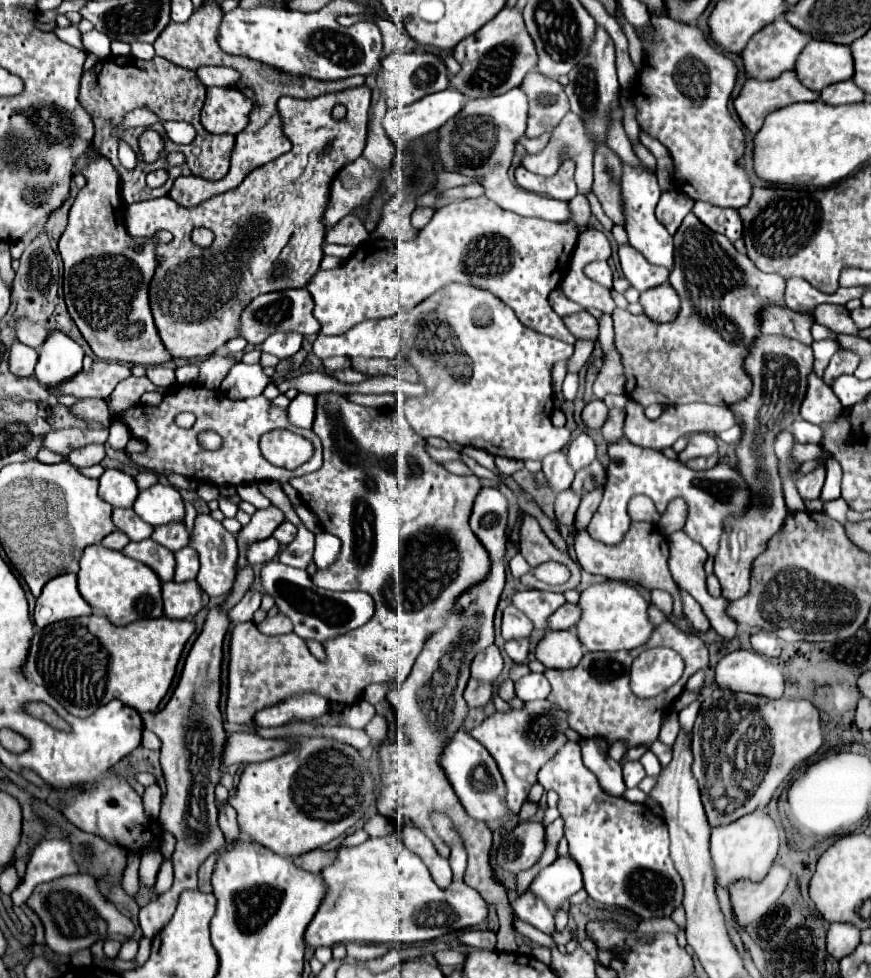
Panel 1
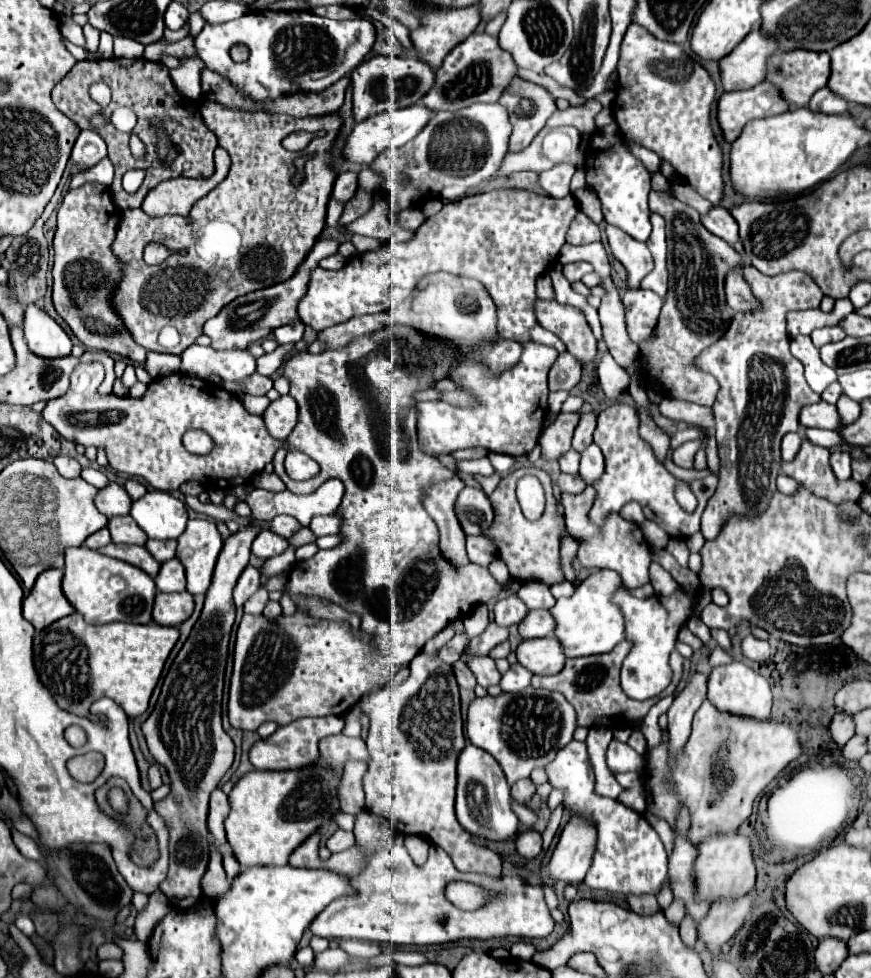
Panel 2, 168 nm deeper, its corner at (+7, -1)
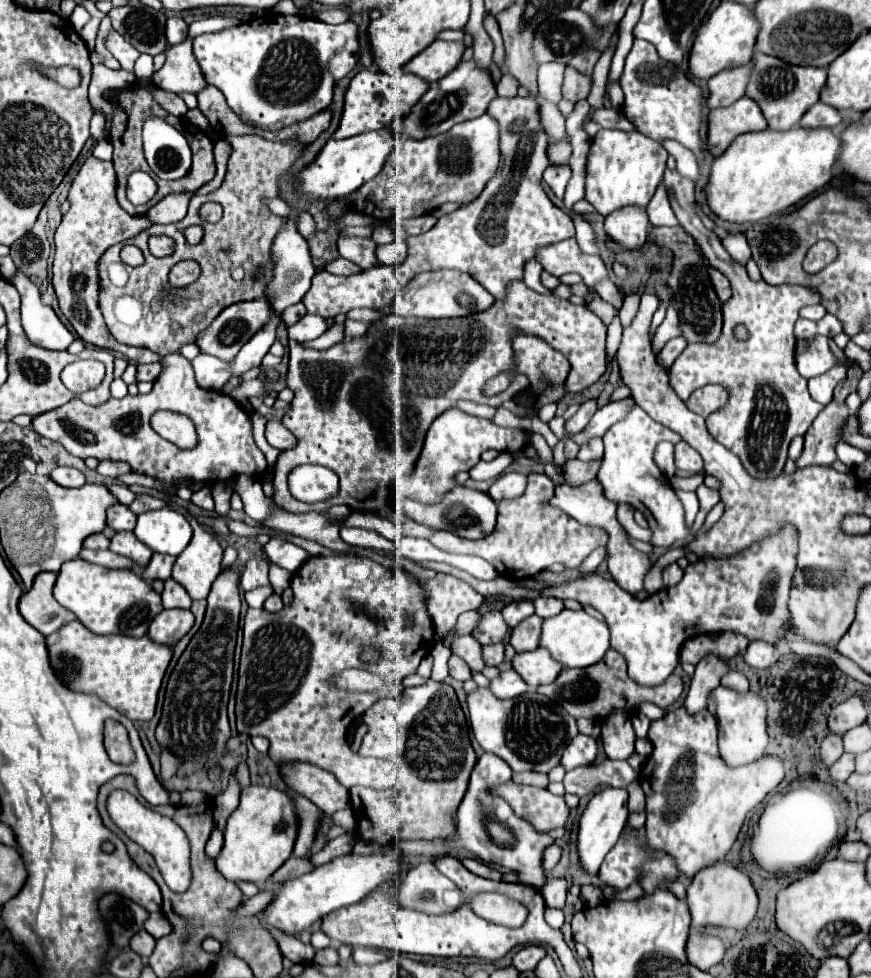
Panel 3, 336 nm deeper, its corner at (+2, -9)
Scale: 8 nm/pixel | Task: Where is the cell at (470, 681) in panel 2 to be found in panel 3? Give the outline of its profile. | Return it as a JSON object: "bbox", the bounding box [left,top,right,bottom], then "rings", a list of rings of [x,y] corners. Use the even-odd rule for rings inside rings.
{"bbox":[449,655,471,681],"rings":[[[451,655],[449,659],[449,675],[457,681],[467,681],[471,679],[471,669],[467,669],[467,663],[461,657]]]}

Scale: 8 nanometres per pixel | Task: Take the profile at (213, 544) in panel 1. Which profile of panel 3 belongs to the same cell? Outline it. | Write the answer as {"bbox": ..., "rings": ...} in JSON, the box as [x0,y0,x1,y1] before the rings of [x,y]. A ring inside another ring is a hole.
{"bbox":[171,521,223,597],"rings":[[[191,521],[191,525],[191,545],[187,545],[187,549],[177,557],[171,577],[183,583],[191,597],[207,597],[221,571],[223,547],[215,535],[205,531],[197,521]]]}

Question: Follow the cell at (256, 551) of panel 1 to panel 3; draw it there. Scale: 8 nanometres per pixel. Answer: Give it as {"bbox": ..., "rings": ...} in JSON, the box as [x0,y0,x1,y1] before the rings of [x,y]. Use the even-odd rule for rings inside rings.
{"bbox":[263,539,309,573],"rings":[[[271,539],[265,547],[263,547],[265,555],[269,557],[271,563],[295,573],[307,559],[309,559],[309,553],[289,541],[281,541],[281,539]]]}

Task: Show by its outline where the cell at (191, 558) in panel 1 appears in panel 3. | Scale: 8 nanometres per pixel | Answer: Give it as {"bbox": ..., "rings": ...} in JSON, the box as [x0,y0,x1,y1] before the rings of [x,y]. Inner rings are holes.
{"bbox":[161,579,191,609],"rings":[[[167,579],[165,581],[165,589],[161,593],[163,599],[163,607],[171,609],[171,607],[183,607],[189,609],[191,607],[191,597],[189,593],[183,589],[183,585],[179,585],[175,579]]]}

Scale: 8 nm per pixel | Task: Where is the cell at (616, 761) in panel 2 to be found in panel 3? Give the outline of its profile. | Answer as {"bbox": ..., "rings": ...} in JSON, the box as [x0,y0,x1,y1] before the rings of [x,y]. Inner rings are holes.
{"bbox":[601,713,635,761],"rings":[[[611,713],[601,727],[605,753],[611,761],[627,761],[635,753],[635,733],[629,713]]]}

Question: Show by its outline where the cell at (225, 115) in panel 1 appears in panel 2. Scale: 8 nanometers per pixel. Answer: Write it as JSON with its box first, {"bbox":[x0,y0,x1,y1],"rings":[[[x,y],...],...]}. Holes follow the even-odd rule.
{"bbox":[110,103,342,355],"rings":[[[204,103],[200,111],[206,127],[210,127],[210,131],[218,137],[218,143],[232,157],[232,165],[226,179],[194,203],[192,223],[188,223],[188,219],[180,215],[148,217],[142,209],[126,209],[116,239],[112,243],[112,251],[122,263],[122,277],[114,287],[110,307],[118,313],[118,317],[122,317],[122,323],[126,325],[130,335],[134,335],[134,341],[138,345],[158,353],[180,355],[188,345],[194,343],[198,335],[202,335],[204,321],[214,317],[224,305],[250,291],[258,291],[290,279],[300,267],[300,263],[306,259],[308,251],[312,249],[326,225],[326,203],[332,193],[332,183],[336,179],[336,173],[330,169],[328,151],[342,125],[342,119],[338,115],[294,119],[290,115],[270,115],[262,111],[242,113],[238,109],[226,109],[218,103]],[[294,131],[310,131],[316,133],[316,137],[306,149],[292,153],[282,147],[282,139]],[[304,155],[308,155],[308,161],[304,163],[304,179],[300,185],[292,185],[292,177],[296,175],[294,161]],[[158,239],[168,239],[170,257],[162,265],[150,267],[144,263],[142,253],[148,243],[156,243]],[[220,269],[232,271],[232,279],[228,283],[220,279]],[[166,325],[176,327],[180,333],[180,343],[172,349],[166,349],[158,343],[158,333]]]}

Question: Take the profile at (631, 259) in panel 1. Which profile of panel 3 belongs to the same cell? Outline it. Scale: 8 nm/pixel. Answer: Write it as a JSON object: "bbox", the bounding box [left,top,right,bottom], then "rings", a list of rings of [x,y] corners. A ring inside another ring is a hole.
{"bbox":[605,209,649,253],"rings":[[[619,209],[619,213],[605,217],[605,233],[621,251],[641,253],[647,245],[649,229],[647,213],[639,213],[639,209]]]}

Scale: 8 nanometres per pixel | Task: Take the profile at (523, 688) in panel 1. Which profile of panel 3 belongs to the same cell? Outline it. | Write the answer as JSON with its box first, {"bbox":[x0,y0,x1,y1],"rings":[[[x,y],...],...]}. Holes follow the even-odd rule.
{"bbox":[489,669,527,699],"rings":[[[507,669],[507,671],[501,671],[501,675],[497,679],[491,681],[491,687],[489,687],[499,699],[513,699],[513,697],[519,697],[523,693],[527,693],[527,683],[519,677],[517,671],[513,669]]]}

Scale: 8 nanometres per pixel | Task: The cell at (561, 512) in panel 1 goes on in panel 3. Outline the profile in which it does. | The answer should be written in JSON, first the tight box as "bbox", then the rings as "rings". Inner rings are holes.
{"bbox":[565,461,599,487],"rings":[[[571,461],[565,463],[565,483],[571,487],[579,487],[583,483],[589,483],[595,479],[597,471],[599,471],[599,461],[595,463],[583,463],[583,461]]]}

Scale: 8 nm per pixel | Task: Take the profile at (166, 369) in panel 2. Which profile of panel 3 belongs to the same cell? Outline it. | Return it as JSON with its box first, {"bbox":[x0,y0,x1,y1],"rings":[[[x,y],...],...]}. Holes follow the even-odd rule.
{"bbox":[137,361,163,381],"rings":[[[157,361],[153,365],[137,365],[137,381],[155,381],[163,371],[163,365]]]}

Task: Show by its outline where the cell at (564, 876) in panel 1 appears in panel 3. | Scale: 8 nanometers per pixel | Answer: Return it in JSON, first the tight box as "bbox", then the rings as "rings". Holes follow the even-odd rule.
{"bbox":[577,789,627,875],"rings":[[[603,789],[601,793],[597,793],[585,807],[581,819],[579,819],[579,837],[577,837],[577,853],[579,853],[579,861],[581,867],[587,875],[597,875],[599,865],[603,863],[605,855],[609,853],[609,849],[615,845],[615,841],[619,839],[625,823],[627,823],[627,789]]]}

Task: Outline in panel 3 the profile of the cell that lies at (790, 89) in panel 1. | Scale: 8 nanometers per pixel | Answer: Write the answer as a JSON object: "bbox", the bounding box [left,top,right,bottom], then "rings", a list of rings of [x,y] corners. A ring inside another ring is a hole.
{"bbox":[709,97,767,157],"rings":[[[741,97],[737,103],[709,113],[709,151],[719,157],[737,135],[761,129],[767,129],[767,119],[761,113],[761,107],[751,101],[751,97]]]}

